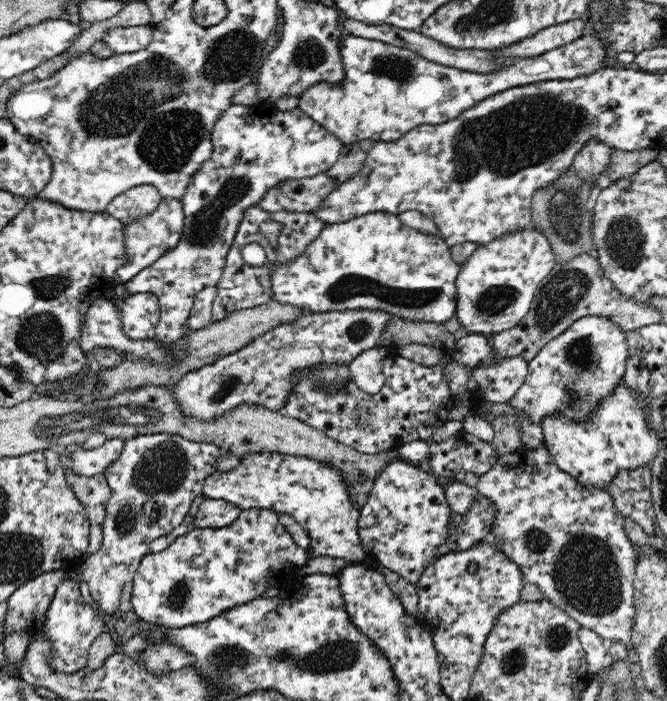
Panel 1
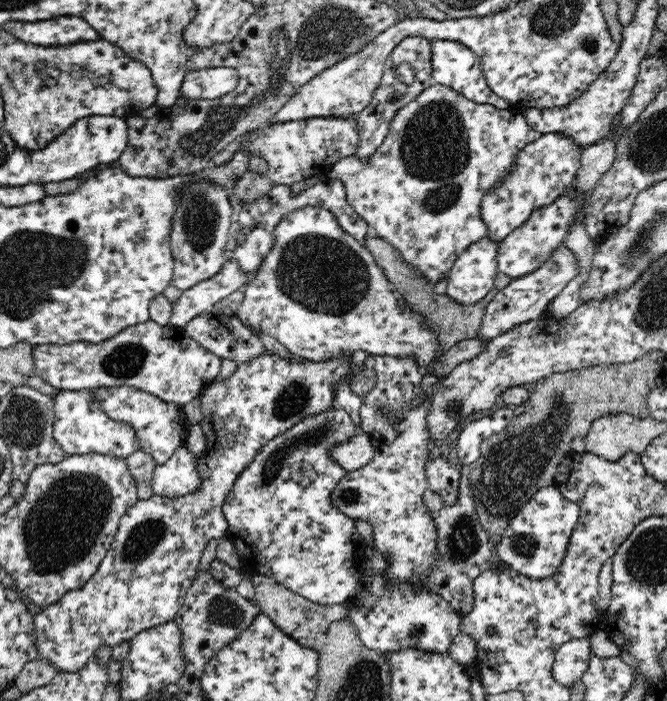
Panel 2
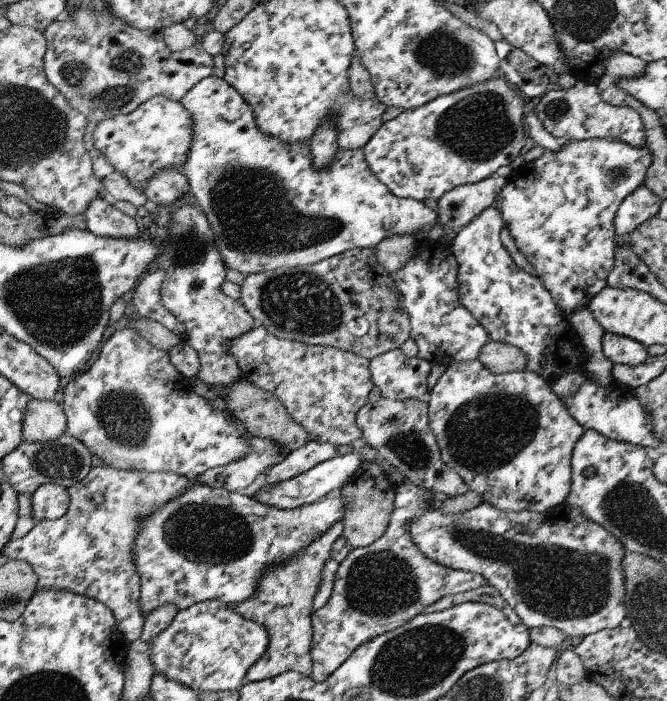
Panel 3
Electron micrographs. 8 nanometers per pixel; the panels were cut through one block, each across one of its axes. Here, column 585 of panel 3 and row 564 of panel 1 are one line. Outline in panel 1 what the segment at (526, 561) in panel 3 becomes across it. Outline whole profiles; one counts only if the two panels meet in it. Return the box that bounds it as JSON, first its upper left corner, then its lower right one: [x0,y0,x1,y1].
[476,446,639,651]

